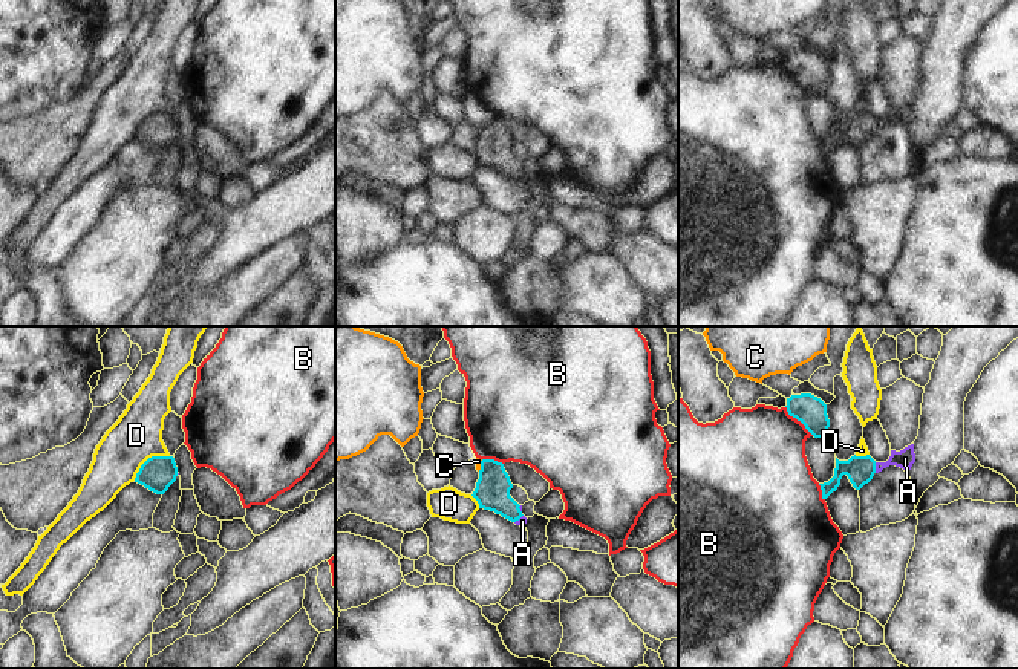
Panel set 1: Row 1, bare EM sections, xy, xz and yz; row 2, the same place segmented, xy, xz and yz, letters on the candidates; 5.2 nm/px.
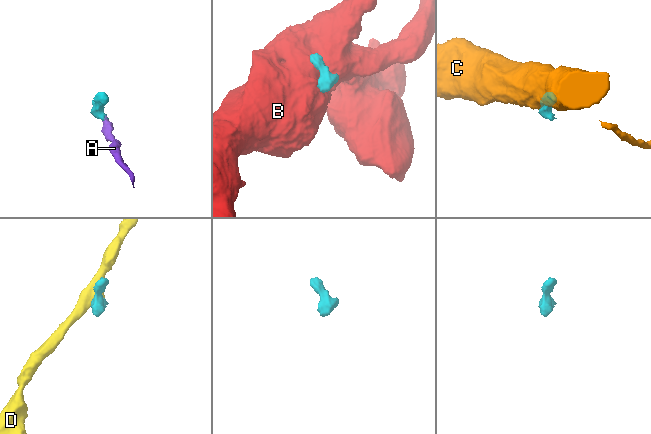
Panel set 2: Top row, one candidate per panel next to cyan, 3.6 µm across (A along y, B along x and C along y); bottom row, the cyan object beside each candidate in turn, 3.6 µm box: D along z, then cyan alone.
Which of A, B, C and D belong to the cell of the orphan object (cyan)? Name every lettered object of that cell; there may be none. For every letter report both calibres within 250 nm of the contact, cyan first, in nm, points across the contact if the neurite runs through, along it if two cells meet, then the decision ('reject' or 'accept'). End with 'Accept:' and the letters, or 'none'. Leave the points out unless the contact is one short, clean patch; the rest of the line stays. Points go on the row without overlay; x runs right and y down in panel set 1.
A: 140 nm thick on the cyan side, 100 nm on the other; runs through yz (859, 126), (874, 124), (896, 115), (905, 115); accept
B: 160 nm thick on the cyan side, 460 nm on the other; reject
C: 180 nm thick on the cyan side, 30 nm on the other; border along xz (482, 117), (478, 127); reject
D: 180 nm thick on the cyan side, 260 nm on the other; border along xy (169, 112), (152, 112), (133, 137); reject
Accept: A

